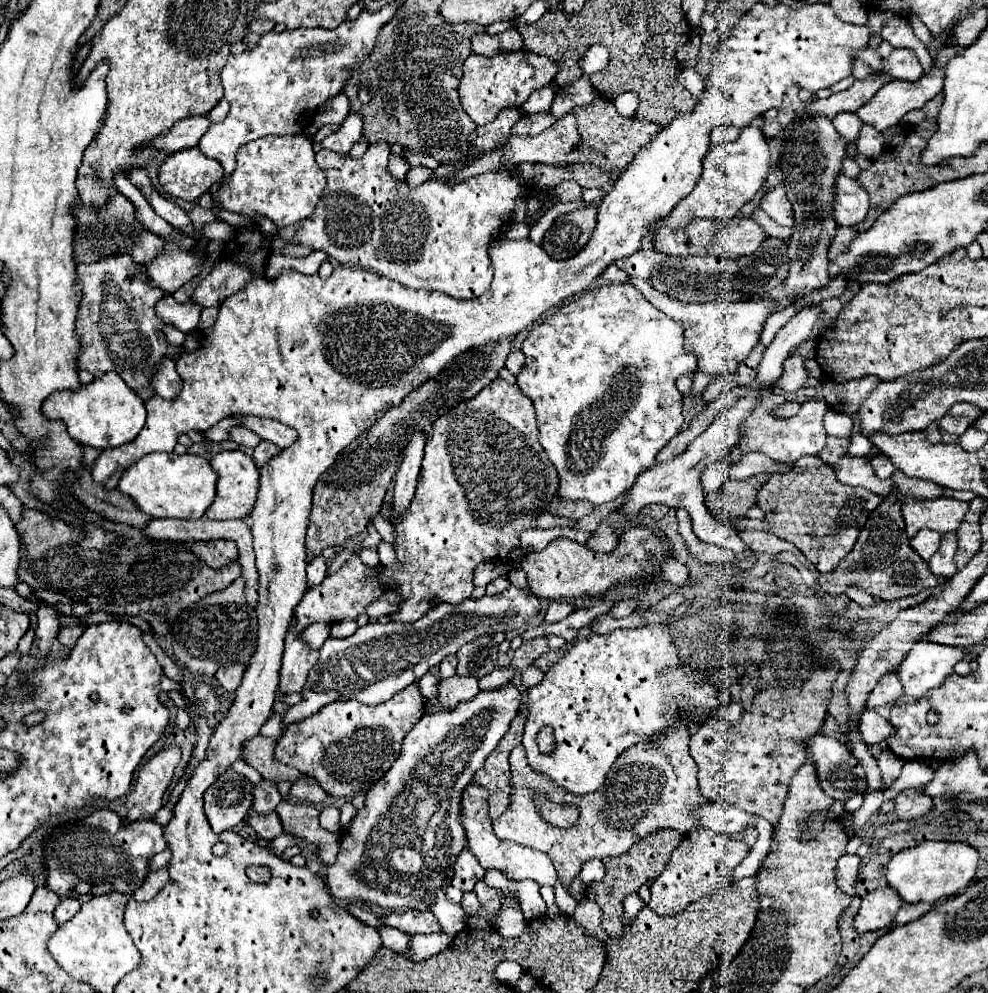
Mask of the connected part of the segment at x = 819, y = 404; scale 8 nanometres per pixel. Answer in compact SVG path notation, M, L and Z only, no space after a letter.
M773 392L773 396L769 396L769 400L765 400L765 404L761 404L761 408L753 412L753 416L749 416L749 424L745 424L745 428L741 430L741 440L729 456L743 456L747 452L759 450L777 462L795 464L801 456L817 456L821 452L827 438L823 428L823 416L829 410L829 404L823 398L811 398L801 404L801 410L797 416L783 420L771 414L773 408L779 406L781 402L783 402L783 396Z

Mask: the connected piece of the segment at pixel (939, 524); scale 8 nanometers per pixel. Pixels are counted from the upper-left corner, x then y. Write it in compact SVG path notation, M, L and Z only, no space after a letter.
M901 496L899 504L905 520L905 532L909 536L915 536L921 528L929 528L939 533L956 532L969 510L967 502L945 496L935 500L917 500L911 496Z

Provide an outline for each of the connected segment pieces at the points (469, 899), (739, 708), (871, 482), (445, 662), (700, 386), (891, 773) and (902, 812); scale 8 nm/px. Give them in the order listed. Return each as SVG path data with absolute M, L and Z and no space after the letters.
M465 892L463 894L463 900L461 900L461 906L463 906L463 910L465 910L467 916L477 914L477 910L479 910L479 900L477 900L475 892Z
M731 702L727 708L725 708L725 720L729 720L729 724L733 724L733 720L739 720L741 718L741 712L743 712L743 704L741 702Z
M843 456L839 458L837 464L833 464L833 470L837 474L837 480L841 480L841 484L863 486L869 488L873 494L881 494L883 498L897 494L895 482L891 478L879 480L877 476L873 476L873 468L869 462L865 462L865 458Z
M449 655L445 657L439 664L439 677L445 680L456 674L456 667L458 658L456 655Z
M695 372L695 374L693 374L693 386L691 386L689 398L697 398L697 396L705 390L705 386L707 386L709 382L713 382L713 376L705 376L703 372Z
M881 750L879 758L877 758L877 764L883 772L883 780L885 780L885 786L889 788L901 774L901 768L905 764L905 760L901 760L899 756L893 756L891 750Z
M919 788L903 790L895 799L895 811L901 820L920 818L929 813L932 808L933 800L925 794L921 794Z

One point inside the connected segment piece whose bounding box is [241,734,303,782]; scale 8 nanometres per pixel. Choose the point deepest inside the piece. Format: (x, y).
(258, 751)

